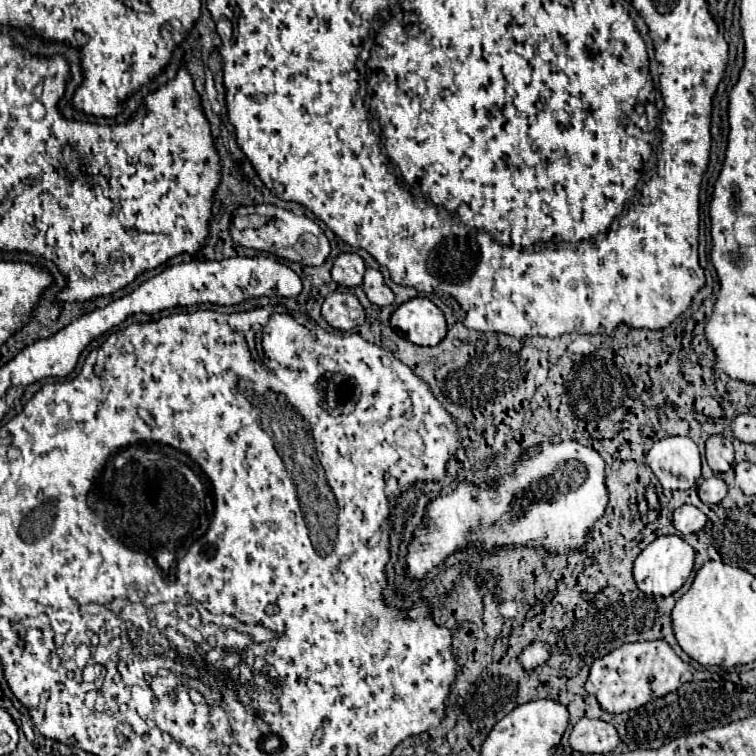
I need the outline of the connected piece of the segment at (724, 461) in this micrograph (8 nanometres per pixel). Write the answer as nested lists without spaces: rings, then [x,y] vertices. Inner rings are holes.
[[[716,434],[706,440],[706,460],[714,474],[722,474],[732,468],[734,464],[734,448],[732,442],[724,436]]]

